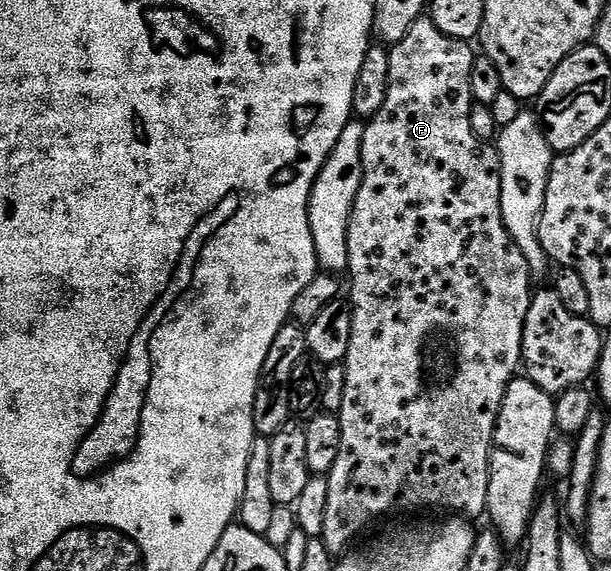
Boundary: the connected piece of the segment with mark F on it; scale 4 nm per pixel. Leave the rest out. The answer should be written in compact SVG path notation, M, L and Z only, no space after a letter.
M431 16L419 17L401 41L388 49L390 69L386 99L364 127L360 148L364 174L348 220L346 301L352 311L352 322L350 345L342 362L346 371L346 391L342 395L342 407L338 414L342 427L342 447L338 451L338 459L334 459L334 467L326 474L328 498L326 523L322 527L324 546L333 555L343 554L349 548L347 545L371 521L387 513L408 513L411 509L449 509L449 514L473 519L483 518L488 507L488 455L492 452L492 436L496 430L502 399L508 384L517 376L522 365L522 331L530 300L530 270L522 251L512 243L512 236L506 231L502 219L500 150L495 144L478 139L478 135L474 135L474 127L470 127L474 104L470 87L474 58L472 48L467 41L442 35L442 31L434 27Z

